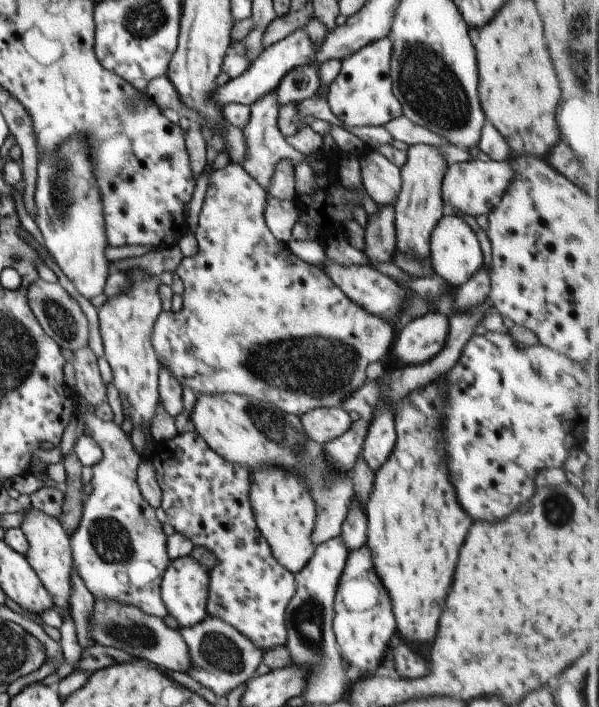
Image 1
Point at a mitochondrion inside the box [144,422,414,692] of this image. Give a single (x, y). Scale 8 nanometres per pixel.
(307, 620)

